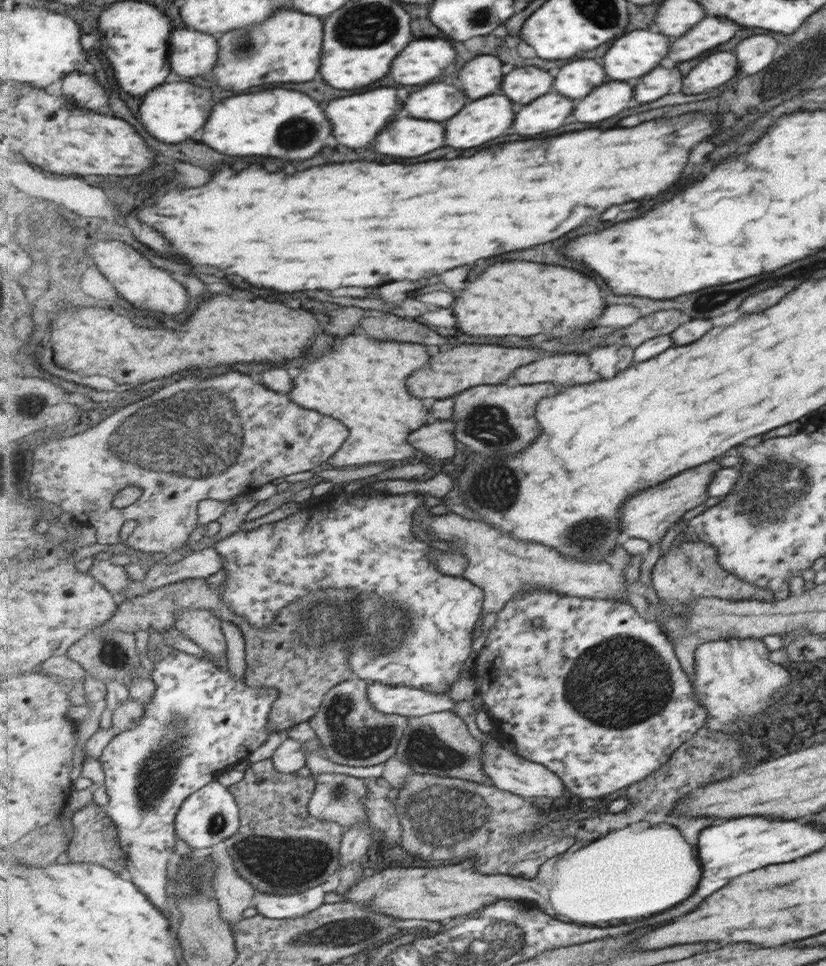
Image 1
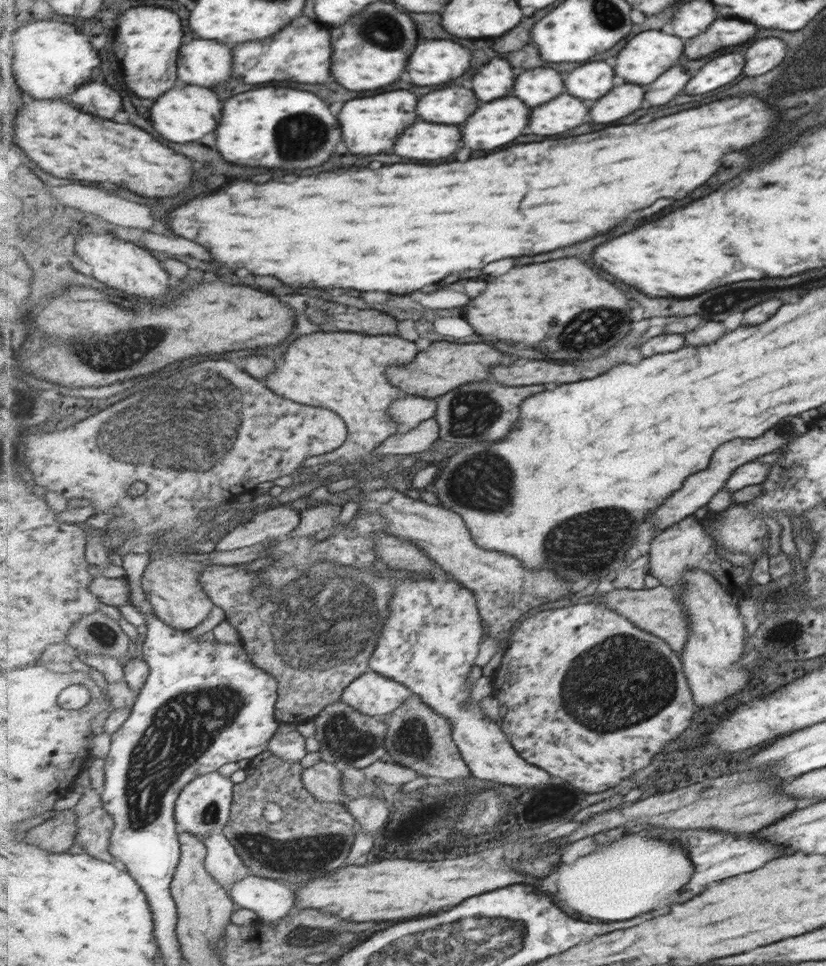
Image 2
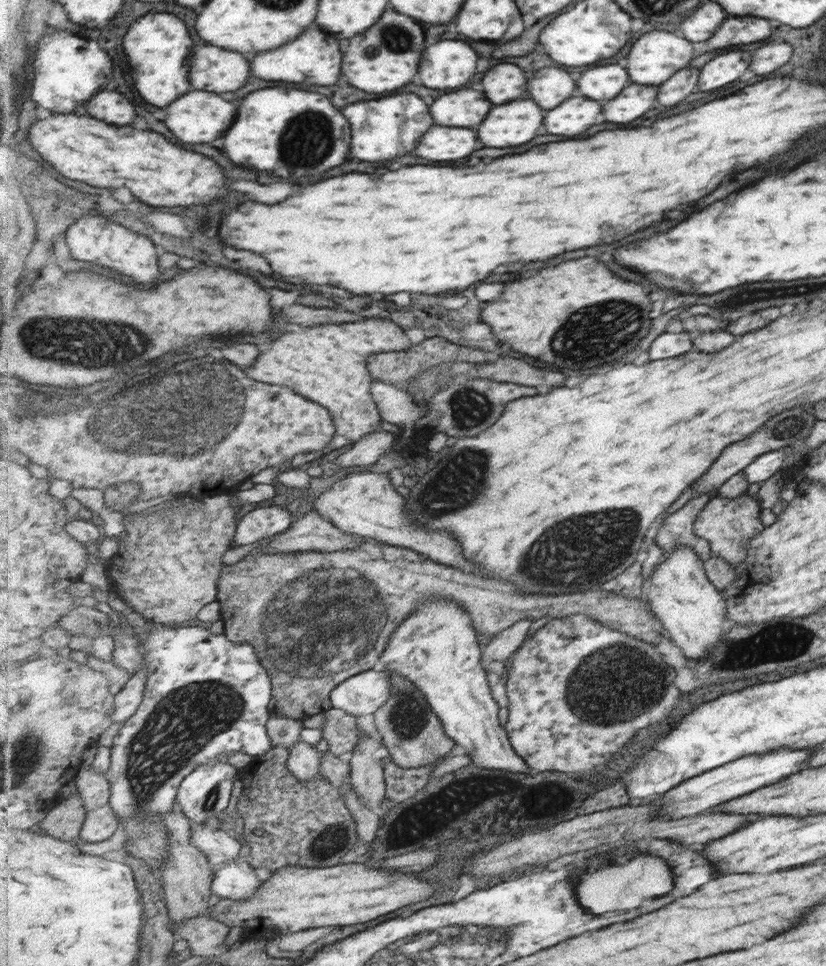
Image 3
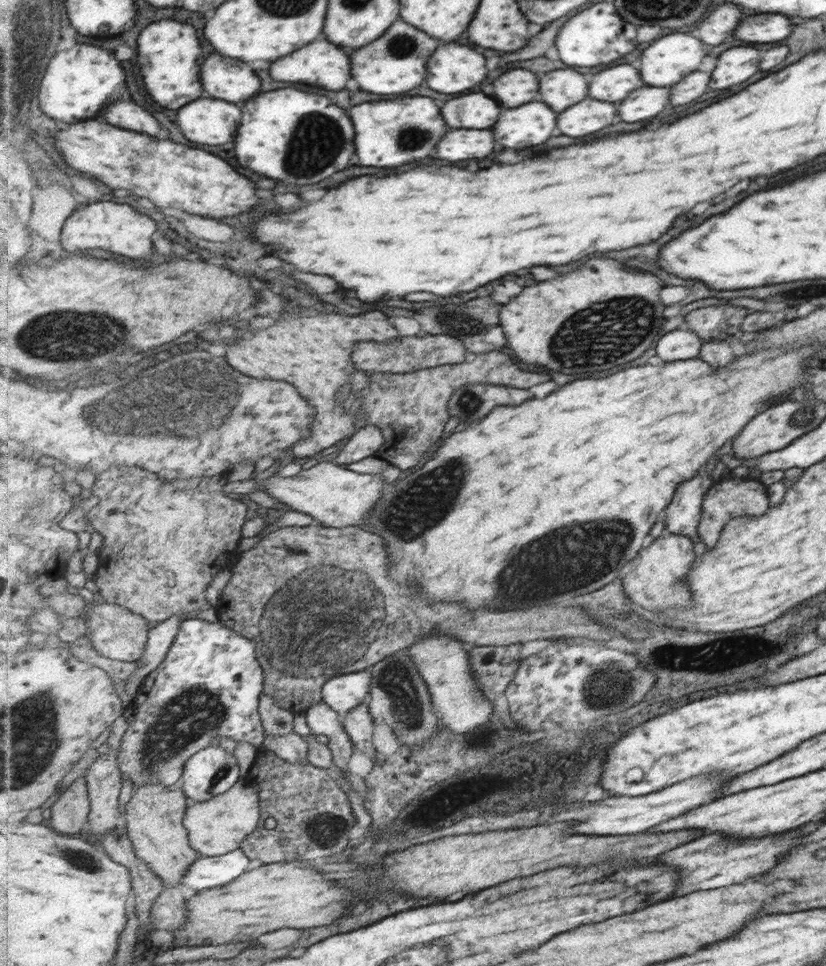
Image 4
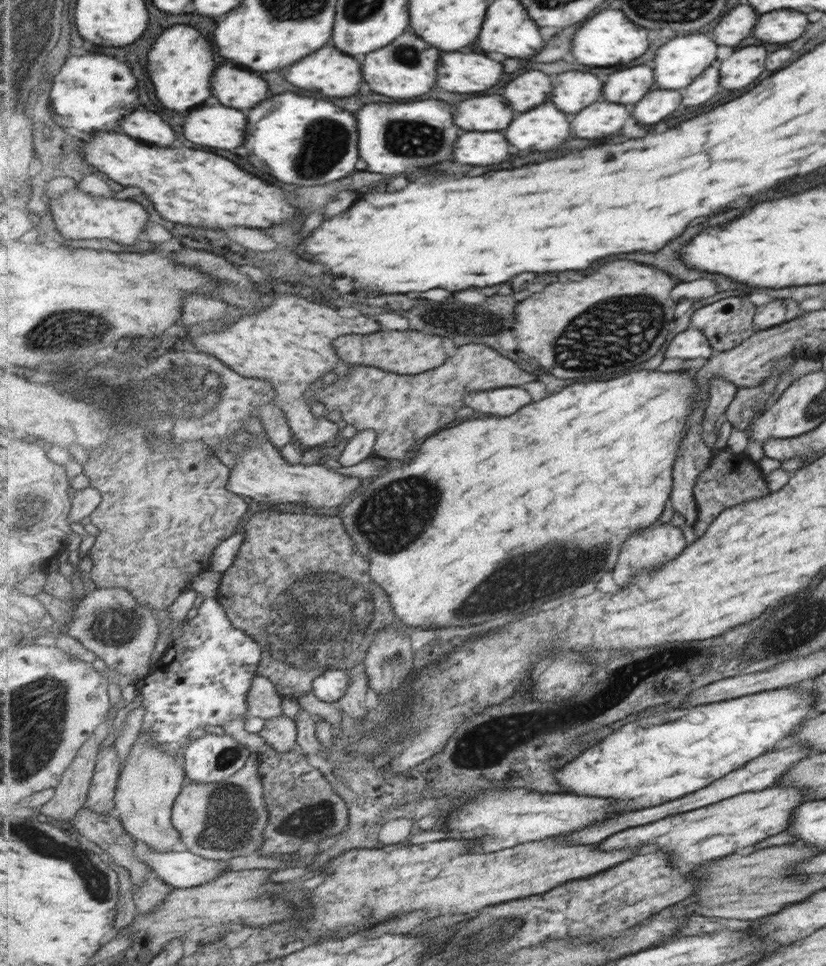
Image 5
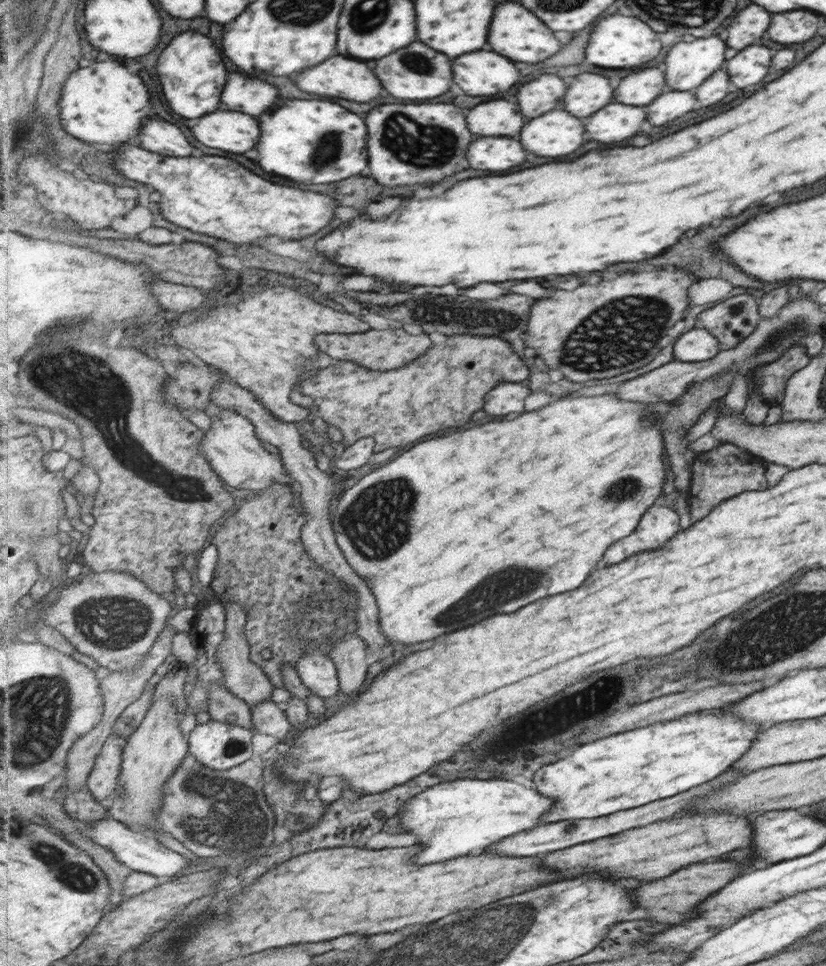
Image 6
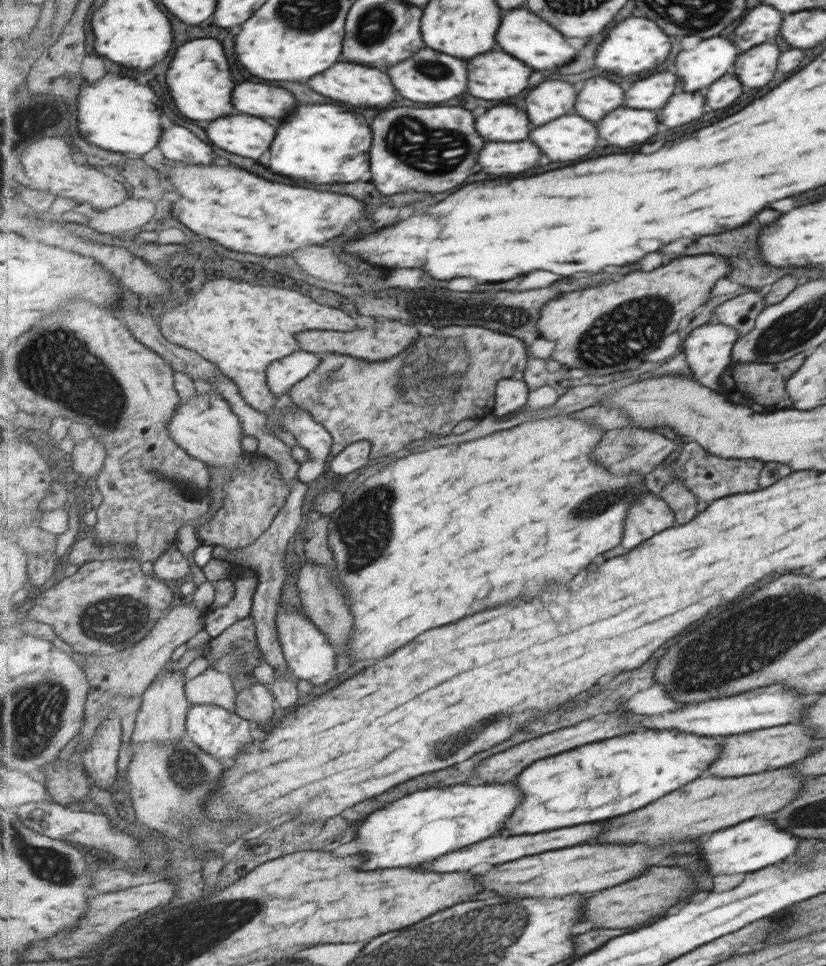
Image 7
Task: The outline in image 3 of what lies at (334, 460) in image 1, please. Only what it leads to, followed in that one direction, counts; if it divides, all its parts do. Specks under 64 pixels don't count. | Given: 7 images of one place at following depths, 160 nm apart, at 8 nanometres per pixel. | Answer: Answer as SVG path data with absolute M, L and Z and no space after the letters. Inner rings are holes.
M367 318L363 322L325 324L307 328L305 332L289 332L271 342L271 346L261 352L261 356L253 364L243 368L251 378L259 382L291 387L295 392L331 411L336 433L327 450L299 454L291 460L293 468L303 467L333 450L355 444L365 434L381 430L379 422L382 421L382 414L372 395L372 382L375 378L368 366L369 358L380 352L399 353L412 345L407 334L401 334L401 326L397 326L393 320Z

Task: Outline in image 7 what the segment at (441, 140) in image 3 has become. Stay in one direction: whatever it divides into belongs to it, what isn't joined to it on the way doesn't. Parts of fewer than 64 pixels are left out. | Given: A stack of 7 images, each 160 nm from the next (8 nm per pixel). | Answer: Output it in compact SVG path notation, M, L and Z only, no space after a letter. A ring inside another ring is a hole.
M531 140L527 142L489 142L483 148L479 164L489 174L521 174L539 166L543 152Z

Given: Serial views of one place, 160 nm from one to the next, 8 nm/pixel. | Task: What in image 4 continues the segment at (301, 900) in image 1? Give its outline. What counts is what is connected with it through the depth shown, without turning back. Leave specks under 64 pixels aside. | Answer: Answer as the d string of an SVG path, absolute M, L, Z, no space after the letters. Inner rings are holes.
M239 848L223 856L199 857L185 873L182 884L194 891L219 888L247 872L251 859Z

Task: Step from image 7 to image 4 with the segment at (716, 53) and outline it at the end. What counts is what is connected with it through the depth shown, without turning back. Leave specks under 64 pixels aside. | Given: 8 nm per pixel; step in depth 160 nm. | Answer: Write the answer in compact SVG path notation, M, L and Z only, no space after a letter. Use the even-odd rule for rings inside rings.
M689 34L663 36L641 56L643 80L651 86L673 86L693 72L703 56L703 44L697 38Z

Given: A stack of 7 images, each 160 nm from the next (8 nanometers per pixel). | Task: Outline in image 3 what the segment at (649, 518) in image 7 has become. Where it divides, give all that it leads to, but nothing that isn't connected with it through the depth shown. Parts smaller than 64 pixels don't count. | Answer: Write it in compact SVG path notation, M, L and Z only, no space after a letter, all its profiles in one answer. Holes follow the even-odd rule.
M677 545L665 555L666 559L659 559L649 579L648 607L669 632L683 656L686 659L698 659L722 641L723 630L727 628L721 620L726 614L723 595L715 594L717 590L703 576L701 559L697 560L697 554L693 554L690 546Z

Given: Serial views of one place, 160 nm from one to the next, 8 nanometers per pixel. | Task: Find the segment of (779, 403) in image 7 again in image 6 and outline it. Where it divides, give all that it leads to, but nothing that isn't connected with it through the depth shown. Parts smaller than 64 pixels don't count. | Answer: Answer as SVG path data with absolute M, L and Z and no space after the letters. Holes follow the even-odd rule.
M799 344L786 350L777 360L767 363L756 376L758 392L767 405L777 405L782 402L785 384L791 374L802 369L810 361L804 347Z

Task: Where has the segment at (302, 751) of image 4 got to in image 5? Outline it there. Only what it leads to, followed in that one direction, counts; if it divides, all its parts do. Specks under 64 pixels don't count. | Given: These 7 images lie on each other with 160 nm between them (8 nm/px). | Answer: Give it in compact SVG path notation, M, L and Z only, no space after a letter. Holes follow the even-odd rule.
M281 715L265 720L259 733L273 752L287 754L298 749L298 726L290 716Z

